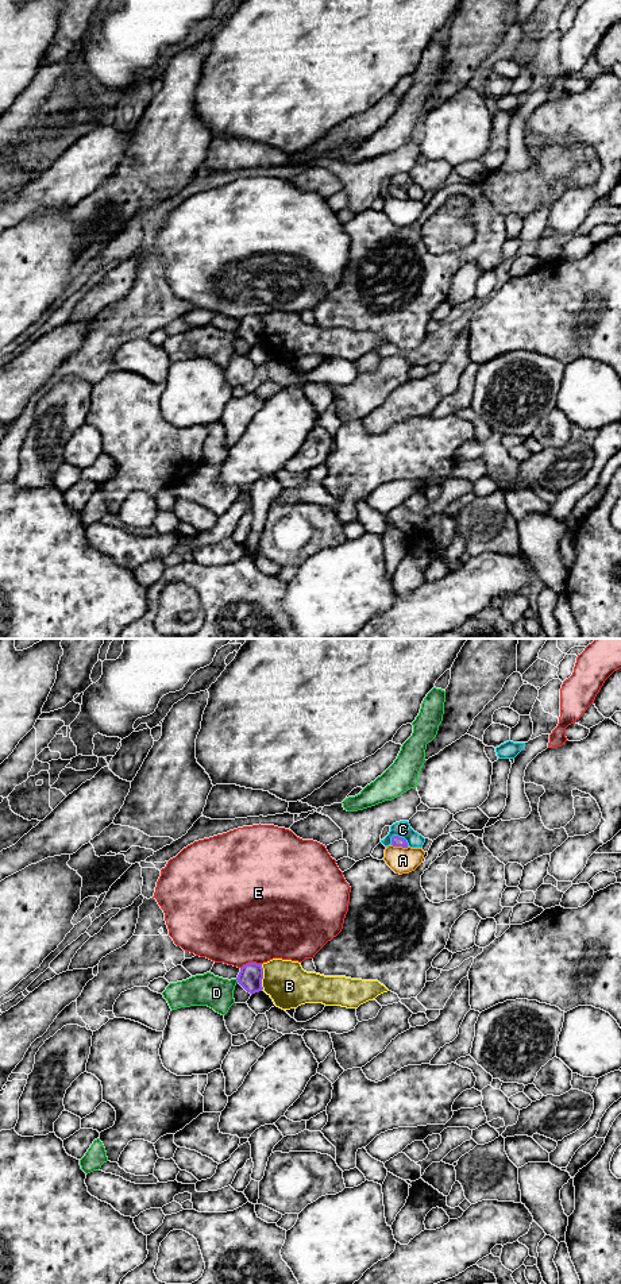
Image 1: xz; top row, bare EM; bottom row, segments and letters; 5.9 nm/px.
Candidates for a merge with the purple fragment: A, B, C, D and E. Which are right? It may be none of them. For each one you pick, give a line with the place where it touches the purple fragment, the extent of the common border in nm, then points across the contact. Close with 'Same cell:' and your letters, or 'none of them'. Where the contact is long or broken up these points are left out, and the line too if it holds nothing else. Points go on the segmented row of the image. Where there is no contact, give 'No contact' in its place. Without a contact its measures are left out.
Same cell: none of them

